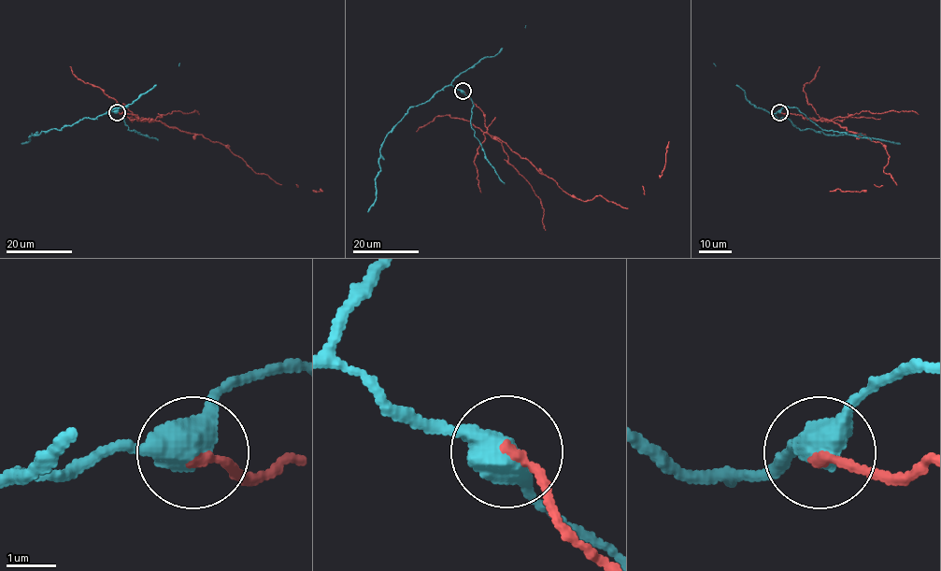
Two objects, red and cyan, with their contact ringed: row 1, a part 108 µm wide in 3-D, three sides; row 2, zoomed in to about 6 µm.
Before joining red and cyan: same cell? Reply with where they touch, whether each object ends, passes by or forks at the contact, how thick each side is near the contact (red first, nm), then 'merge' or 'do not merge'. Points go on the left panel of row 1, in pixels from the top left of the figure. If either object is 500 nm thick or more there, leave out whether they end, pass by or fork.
at (117, 112); 180 nm thick on the red side, 550 nm on the other; do not merge

